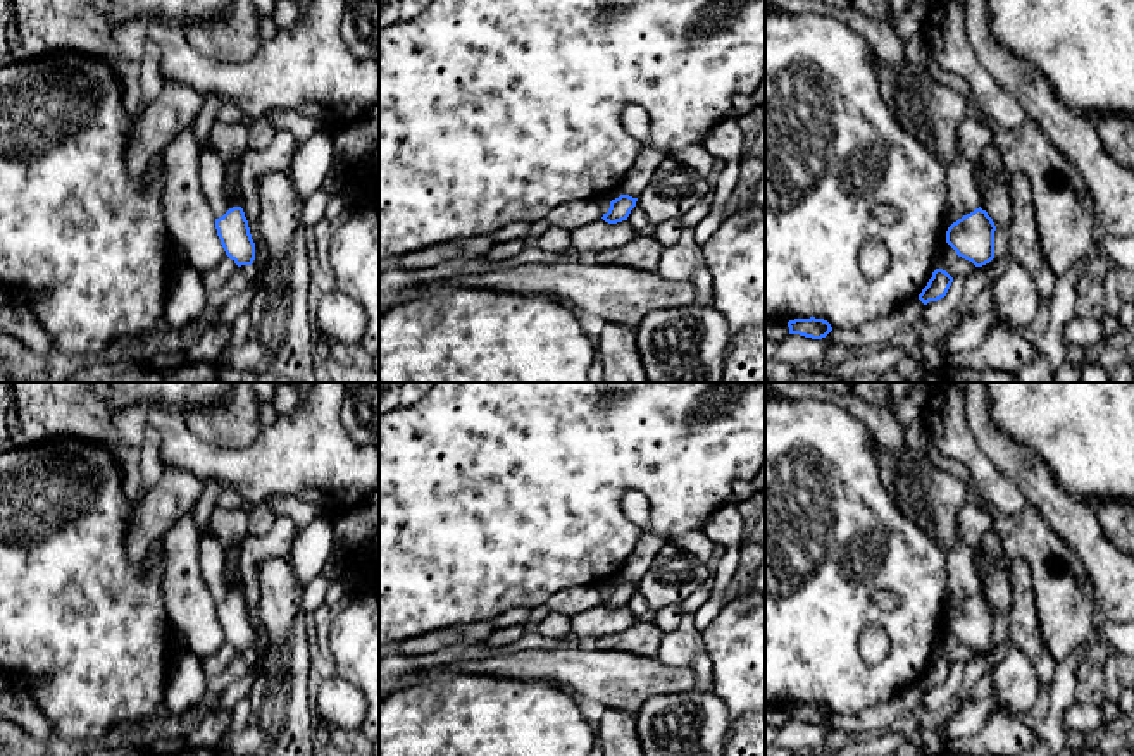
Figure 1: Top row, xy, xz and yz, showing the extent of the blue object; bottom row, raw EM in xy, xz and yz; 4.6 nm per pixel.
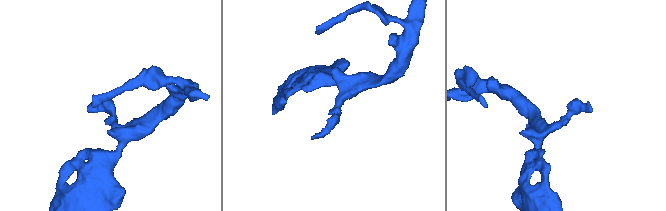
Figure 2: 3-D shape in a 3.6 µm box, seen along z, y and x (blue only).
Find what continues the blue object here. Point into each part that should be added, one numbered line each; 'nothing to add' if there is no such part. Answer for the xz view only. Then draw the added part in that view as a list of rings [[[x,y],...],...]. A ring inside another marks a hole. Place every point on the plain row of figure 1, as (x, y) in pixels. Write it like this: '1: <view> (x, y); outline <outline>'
nothing to add

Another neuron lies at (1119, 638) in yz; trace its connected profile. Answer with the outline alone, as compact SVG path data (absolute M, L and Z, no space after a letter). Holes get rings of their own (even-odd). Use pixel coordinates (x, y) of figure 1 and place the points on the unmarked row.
M1134 623L1108 625L1103 639L1112 653L1134 660Z

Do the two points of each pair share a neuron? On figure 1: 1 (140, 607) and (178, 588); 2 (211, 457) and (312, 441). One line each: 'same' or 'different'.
1: different
2: same

